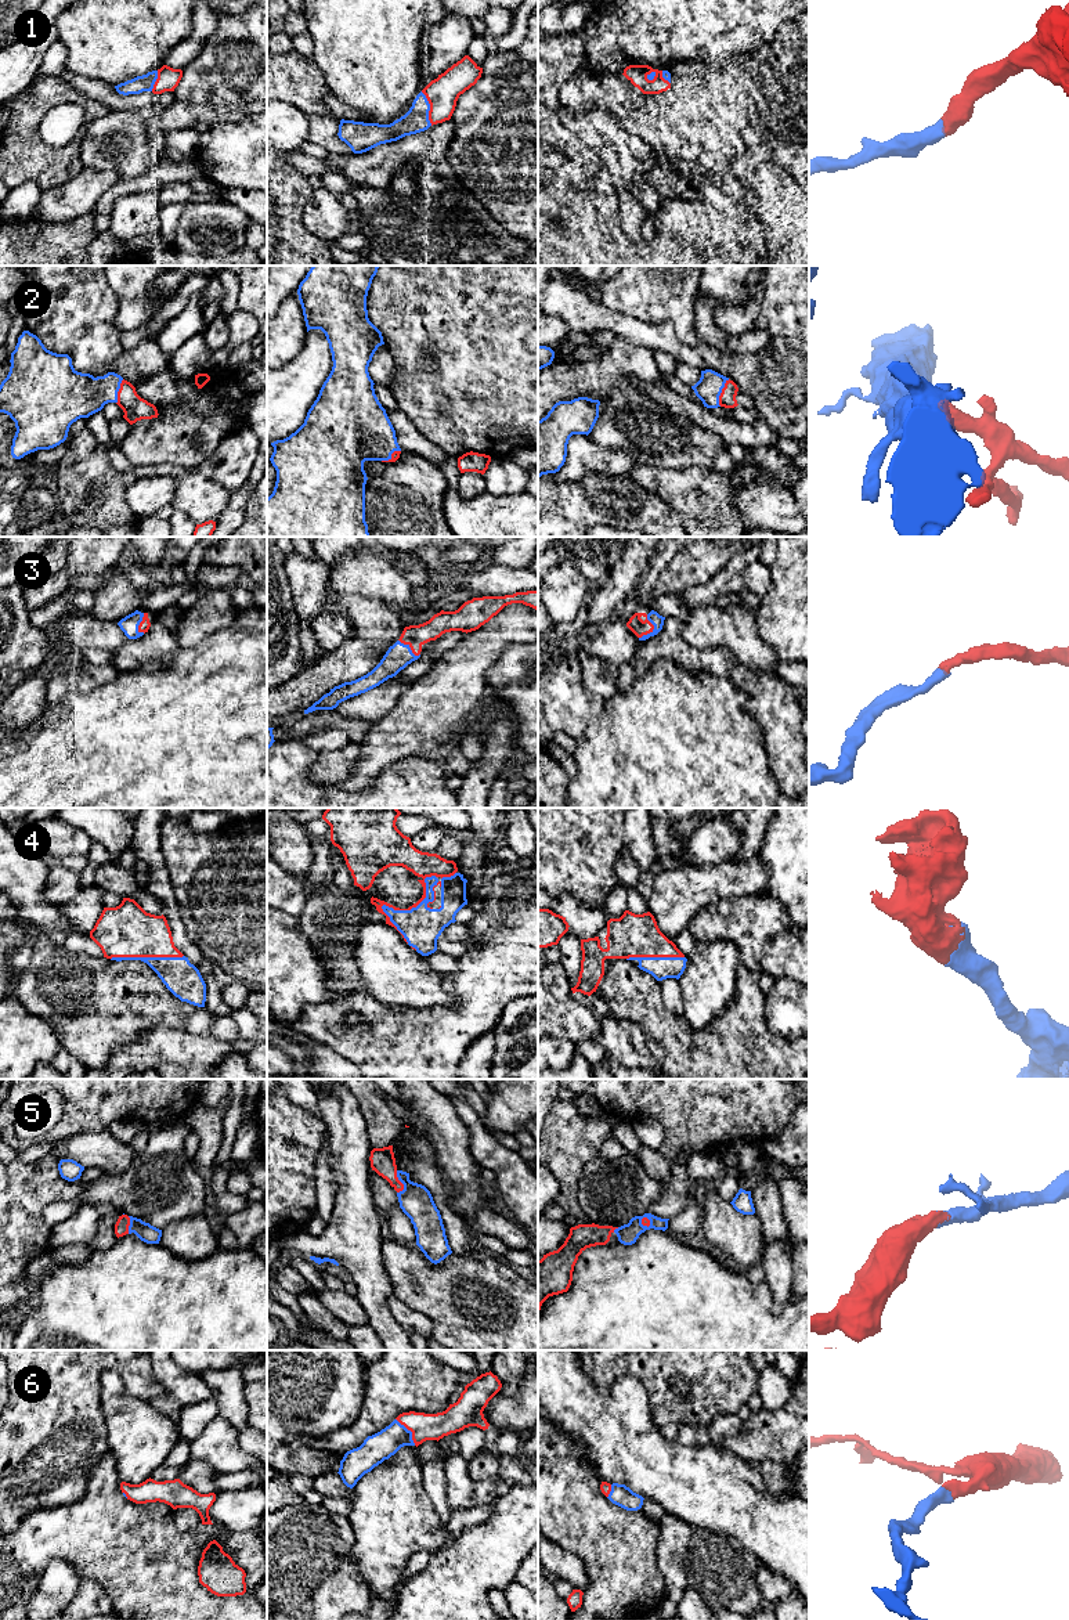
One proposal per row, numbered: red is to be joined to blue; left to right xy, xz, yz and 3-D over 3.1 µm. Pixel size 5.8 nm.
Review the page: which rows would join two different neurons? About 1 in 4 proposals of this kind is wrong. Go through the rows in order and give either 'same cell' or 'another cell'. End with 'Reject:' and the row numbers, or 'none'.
1: same cell
2: same cell
3: same cell
4: same cell
5: same cell
6: same cell
Reject: none

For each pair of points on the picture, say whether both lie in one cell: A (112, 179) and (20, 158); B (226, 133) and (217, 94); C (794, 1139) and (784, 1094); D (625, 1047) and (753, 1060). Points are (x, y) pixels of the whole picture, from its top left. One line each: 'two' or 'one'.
A: two
B: two
C: two
D: two

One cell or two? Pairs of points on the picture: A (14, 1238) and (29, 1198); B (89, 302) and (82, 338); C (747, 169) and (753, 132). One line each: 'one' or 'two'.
A: one
B: one
C: two

